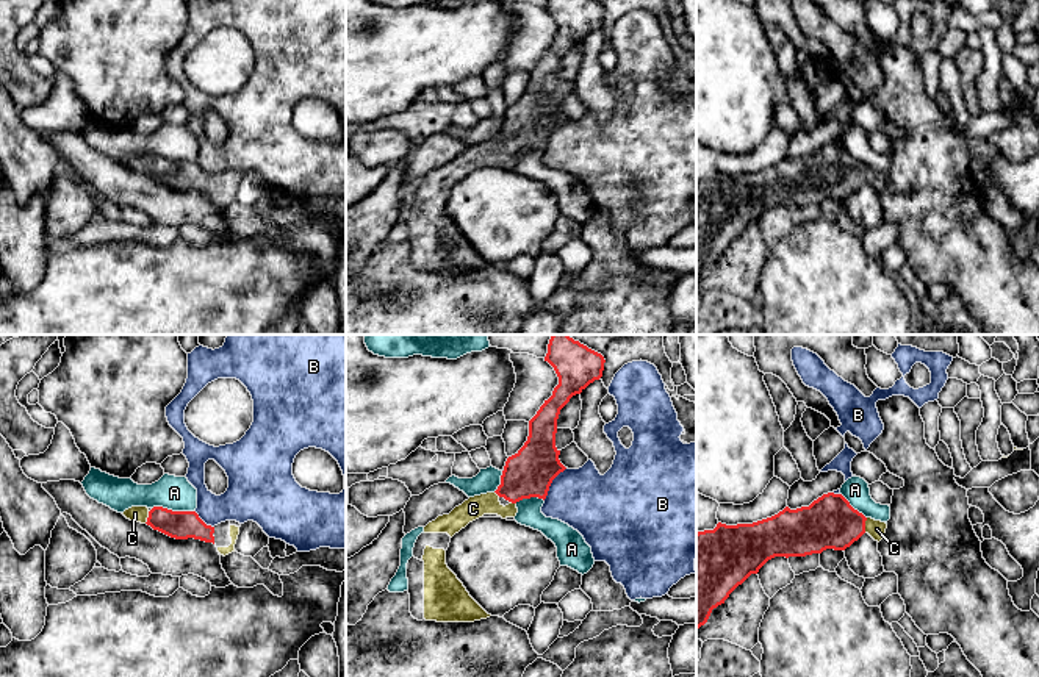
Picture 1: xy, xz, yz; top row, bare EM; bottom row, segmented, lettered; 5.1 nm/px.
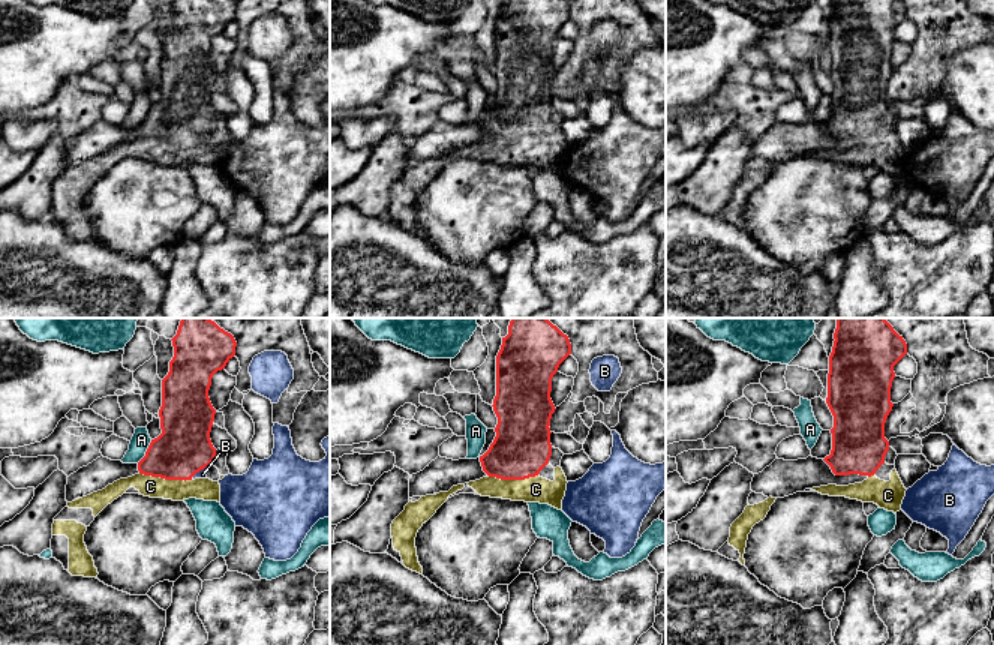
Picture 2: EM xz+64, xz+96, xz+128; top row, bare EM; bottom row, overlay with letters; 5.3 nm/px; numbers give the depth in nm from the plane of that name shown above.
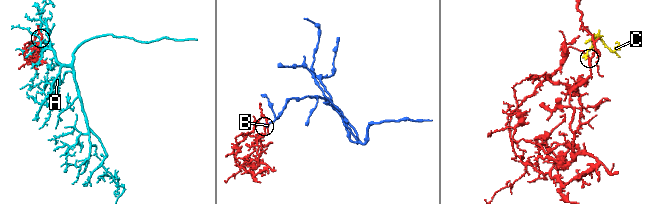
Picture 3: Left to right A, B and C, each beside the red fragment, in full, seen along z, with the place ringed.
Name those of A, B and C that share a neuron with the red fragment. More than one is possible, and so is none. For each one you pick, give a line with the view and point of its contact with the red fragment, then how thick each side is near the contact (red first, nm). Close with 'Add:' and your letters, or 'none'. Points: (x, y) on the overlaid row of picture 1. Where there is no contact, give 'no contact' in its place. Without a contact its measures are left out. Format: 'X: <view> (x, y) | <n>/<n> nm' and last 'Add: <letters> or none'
C: yz (864, 526) | 280/90 nm
Add: C

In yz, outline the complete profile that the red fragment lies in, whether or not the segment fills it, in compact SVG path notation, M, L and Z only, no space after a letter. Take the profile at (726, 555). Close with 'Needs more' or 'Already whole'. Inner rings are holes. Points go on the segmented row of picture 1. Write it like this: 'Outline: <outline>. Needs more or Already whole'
Outline: M828 493L809 507L790 510L753 522L726 525L718 522L714 530L696 533L696 629L704 625L714 608L724 604L729 594L751 574L775 557L806 557L826 549L845 550L864 533L881 541L887 524L865 518L842 494Z. Needs more

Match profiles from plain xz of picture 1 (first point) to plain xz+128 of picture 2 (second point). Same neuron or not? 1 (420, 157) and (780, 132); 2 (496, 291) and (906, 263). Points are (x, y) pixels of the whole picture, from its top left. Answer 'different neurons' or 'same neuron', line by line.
1: same neuron
2: different neurons

